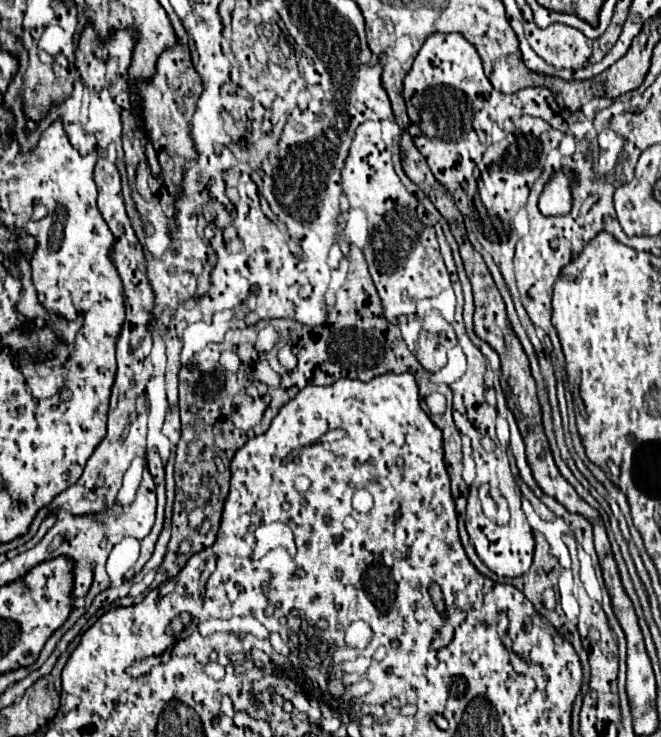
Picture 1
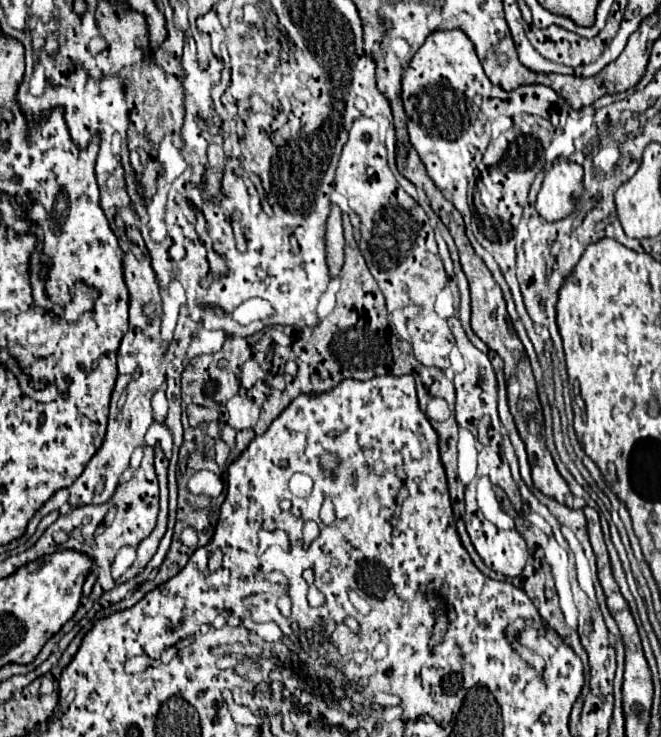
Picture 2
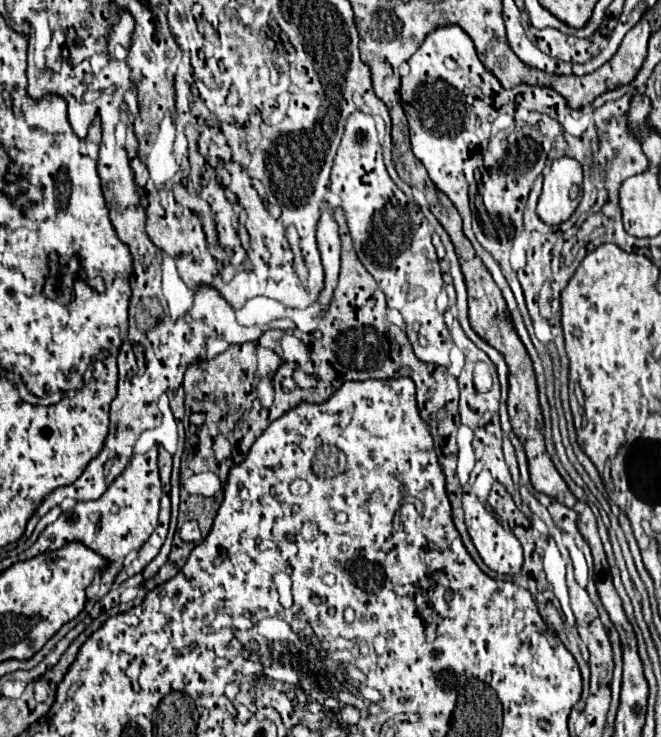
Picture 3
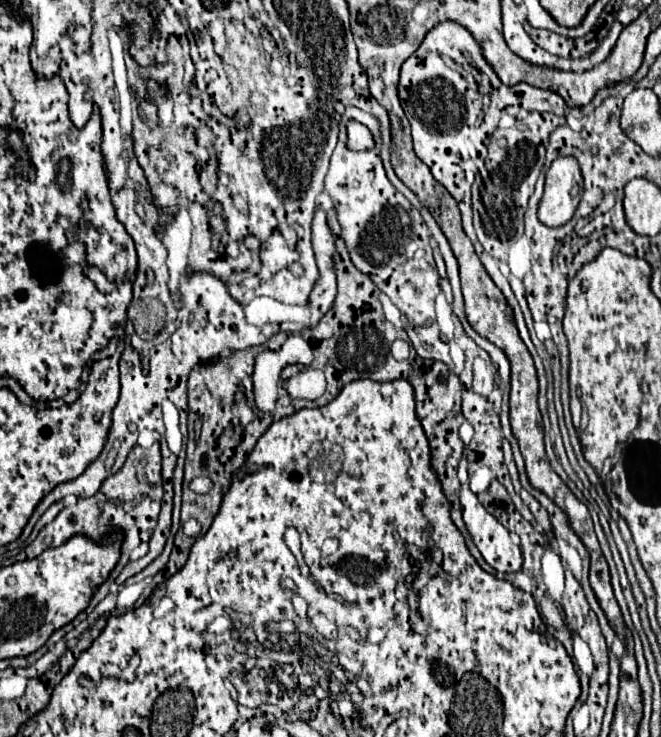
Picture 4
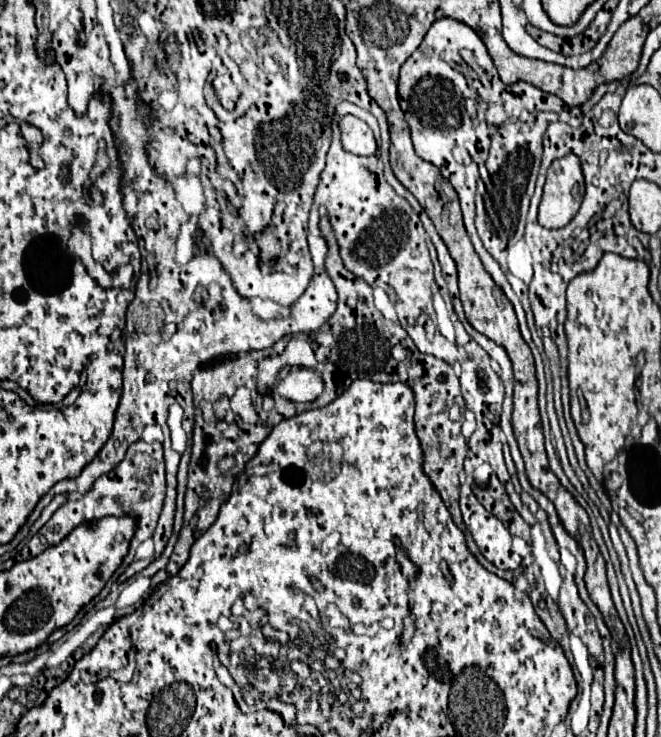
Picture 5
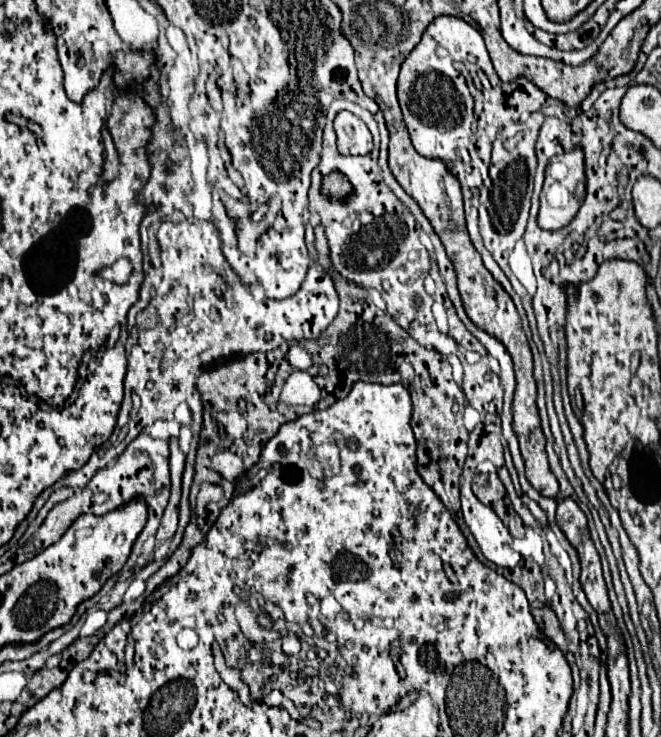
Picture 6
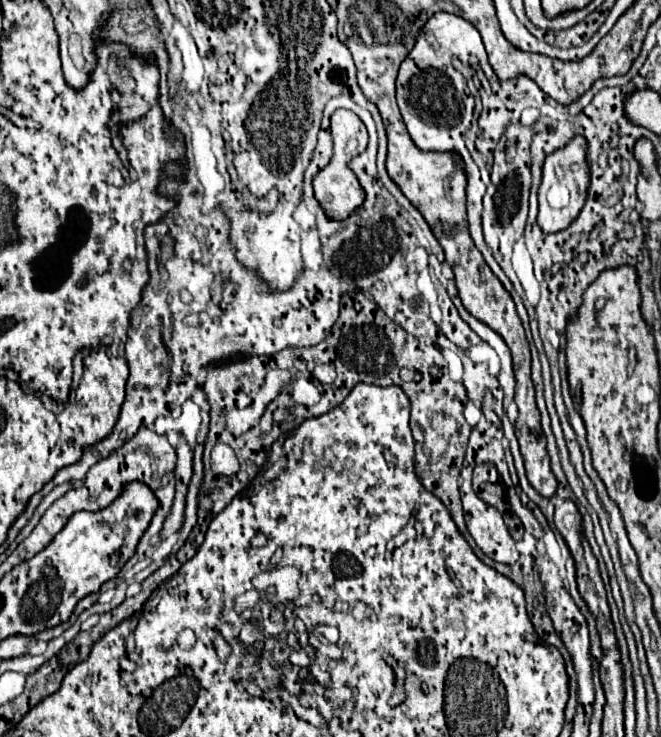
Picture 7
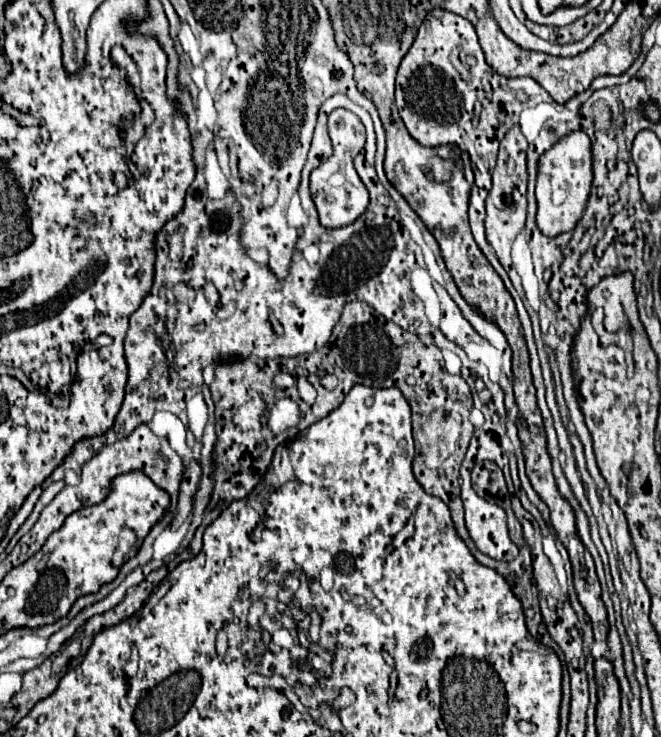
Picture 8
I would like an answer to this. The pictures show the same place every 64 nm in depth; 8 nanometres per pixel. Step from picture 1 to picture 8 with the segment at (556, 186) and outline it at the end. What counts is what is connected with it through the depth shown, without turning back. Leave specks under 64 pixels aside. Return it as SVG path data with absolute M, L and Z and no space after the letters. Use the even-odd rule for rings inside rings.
M572 132L558 144L554 144L548 152L544 152L538 164L536 224L542 230L542 234L558 236L562 232L572 230L586 208L590 186L592 186L590 138L584 132Z

